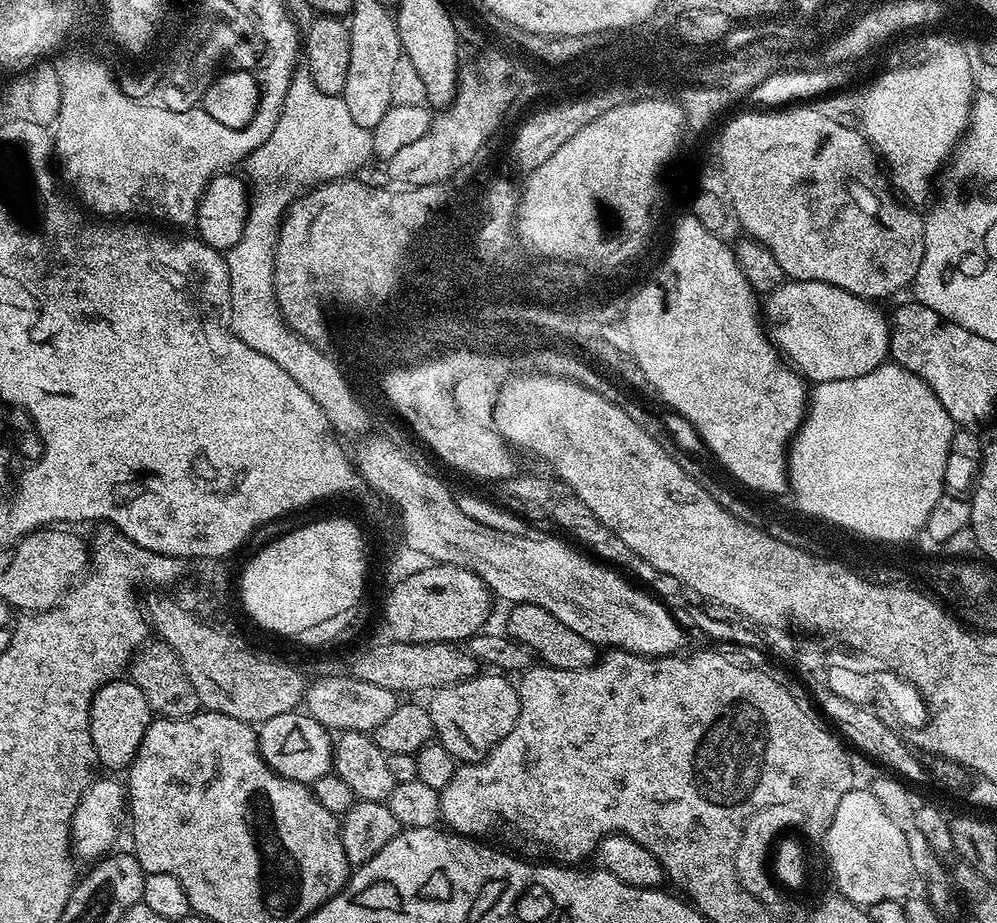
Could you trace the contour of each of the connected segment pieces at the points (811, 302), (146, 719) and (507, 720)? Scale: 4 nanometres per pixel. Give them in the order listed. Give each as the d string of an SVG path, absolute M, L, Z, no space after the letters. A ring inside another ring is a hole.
M788 280L780 284L778 290L767 293L762 304L762 312L766 317L766 331L772 343L805 381L818 385L846 378L862 378L862 374L870 374L870 370L874 370L889 359L888 347L892 337L890 316L880 307L877 301L867 300L858 294L850 294L826 282Z
M117 678L102 685L94 694L88 711L88 733L94 742L97 765L101 769L109 768L112 771L109 773L112 774L127 770L136 759L142 746L142 738L152 725L153 719L154 713L146 702L146 694L142 694L142 690L138 690L138 686L131 679Z
M477 674L471 680L463 680L445 688L437 688L427 697L426 707L430 722L434 722L435 739L457 762L474 764L484 759L495 744L502 742L520 713L520 694L515 683L507 675Z

